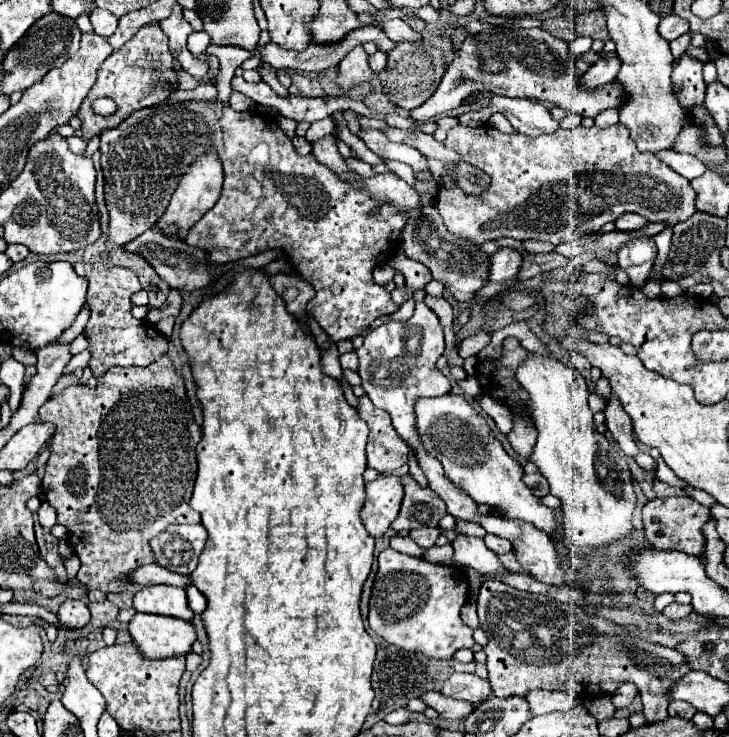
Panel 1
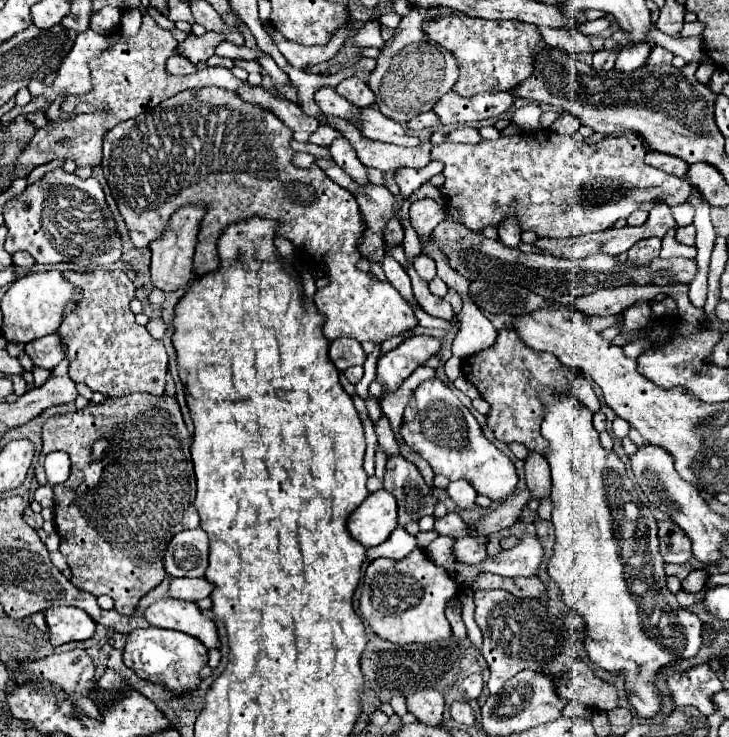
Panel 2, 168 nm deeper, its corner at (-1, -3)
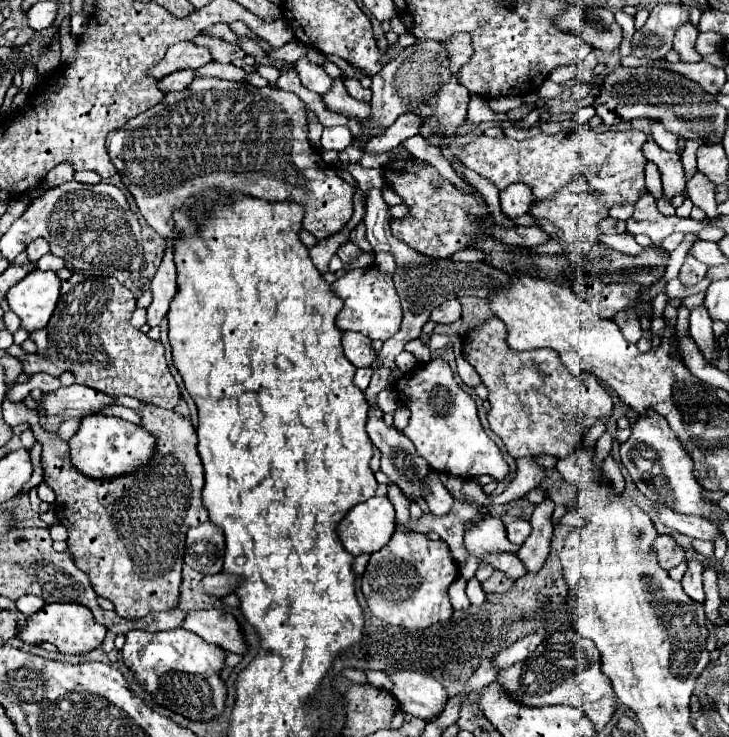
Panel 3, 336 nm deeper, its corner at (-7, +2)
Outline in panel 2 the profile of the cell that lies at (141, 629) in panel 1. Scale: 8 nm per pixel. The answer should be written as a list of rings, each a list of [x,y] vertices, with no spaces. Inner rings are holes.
[[[138,628],[128,634],[124,646],[124,664],[132,668],[140,678],[150,682],[166,684],[168,690],[176,690],[178,694],[190,694],[200,684],[200,668],[208,662],[208,652],[198,638],[192,638],[184,632],[164,630],[164,628]]]

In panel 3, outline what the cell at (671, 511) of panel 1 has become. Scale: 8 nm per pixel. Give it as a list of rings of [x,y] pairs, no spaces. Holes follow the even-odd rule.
[[[656,537],[656,541],[652,543],[652,553],[658,559],[658,565],[666,571],[670,571],[672,567],[676,567],[678,563],[684,561],[684,553],[680,553],[680,545],[676,541],[672,541],[670,537]]]

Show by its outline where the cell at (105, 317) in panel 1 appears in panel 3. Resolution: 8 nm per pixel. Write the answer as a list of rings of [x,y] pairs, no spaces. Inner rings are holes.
[[[60,269],[56,271],[56,275],[60,277],[62,287],[60,287],[60,301],[46,325],[46,331],[48,331],[46,353],[42,355],[26,353],[20,345],[12,345],[8,349],[10,355],[14,355],[24,363],[24,373],[34,375],[42,371],[52,377],[60,377],[64,371],[70,371],[76,377],[76,383],[92,387],[100,393],[108,393],[116,397],[128,395],[162,409],[174,409],[180,401],[180,391],[166,365],[162,343],[148,339],[142,331],[130,325],[130,317],[136,309],[136,299],[132,291],[126,289],[122,283],[118,283],[114,277],[88,277],[88,275],[72,273],[68,269]]]

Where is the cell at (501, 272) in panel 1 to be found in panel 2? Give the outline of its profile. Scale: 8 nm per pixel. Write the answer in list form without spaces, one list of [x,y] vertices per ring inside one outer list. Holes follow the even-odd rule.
[[[502,222],[502,226],[498,226],[498,236],[500,242],[508,248],[518,248],[520,244],[520,232],[518,226],[514,226],[514,222]]]

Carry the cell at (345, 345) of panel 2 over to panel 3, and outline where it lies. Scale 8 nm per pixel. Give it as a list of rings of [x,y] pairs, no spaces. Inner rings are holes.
[[[346,331],[342,337],[342,347],[344,347],[344,355],[346,359],[354,365],[354,367],[370,367],[376,351],[370,345],[370,339],[364,337],[362,333],[354,333],[354,331]]]

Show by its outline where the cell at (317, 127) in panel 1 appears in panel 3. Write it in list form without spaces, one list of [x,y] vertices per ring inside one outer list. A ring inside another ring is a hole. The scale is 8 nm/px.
[[[326,127],[322,133],[322,147],[342,151],[352,143],[354,135],[348,127]]]

